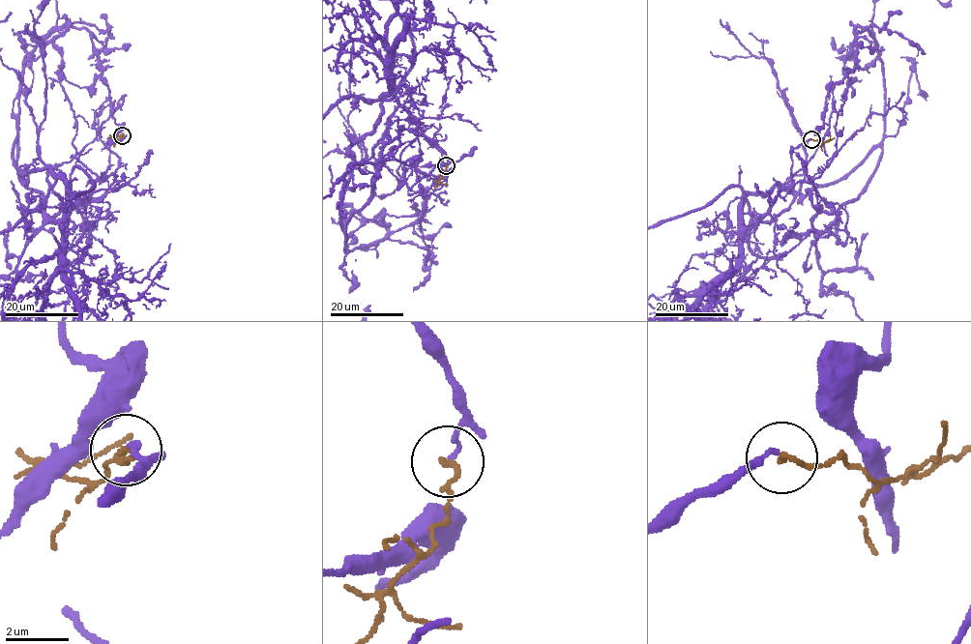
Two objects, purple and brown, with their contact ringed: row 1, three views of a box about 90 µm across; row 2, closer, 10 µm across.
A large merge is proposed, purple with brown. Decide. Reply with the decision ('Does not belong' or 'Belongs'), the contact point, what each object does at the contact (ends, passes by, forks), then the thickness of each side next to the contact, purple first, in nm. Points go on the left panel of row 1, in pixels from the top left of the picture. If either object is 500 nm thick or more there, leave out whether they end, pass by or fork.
Belongs. Place: (122, 135). At the ring purple ends. At the ring brown ends. Thickness 140 nm (purple) against 200 nm

